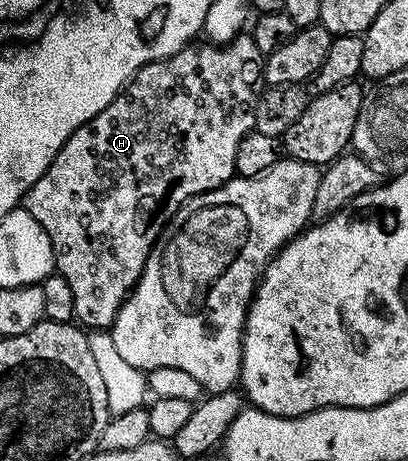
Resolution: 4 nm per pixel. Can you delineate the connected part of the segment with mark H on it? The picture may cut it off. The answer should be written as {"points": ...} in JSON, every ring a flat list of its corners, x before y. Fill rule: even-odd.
{"points":[[242,32,224,44,197,45,184,46,172,58,165,58,162,62,148,62,146,66,139,68,139,72,135,72,135,76,121,89,120,94,115,96,115,100,111,100,111,104,107,104,107,108,103,108,103,112,99,112,94,118,87,120,87,124,75,128,75,132,71,132,71,136,65,141,63,148,59,148,55,160,51,160,47,172,43,172,43,176,39,176,39,180,35,180,35,184,27,191,23,199,23,209,31,212,31,216,35,216,35,220,39,220,39,228,43,228,43,232,47,232,47,236,51,240,56,273,61,274,63,280,67,280,67,284,75,296,74,319,90,331,105,332,112,327,119,308,124,304,129,293,133,291,133,286,145,267,145,260,151,252,154,242,164,230,166,222,173,217,173,213,187,200,191,200,203,192,211,192,225,182,232,180,235,176,235,148,239,146,239,140,243,140,243,136,247,136,253,129,253,104,255,101,253,74,264,75,265,59,259,52,259,48,255,48,252,33]]}

